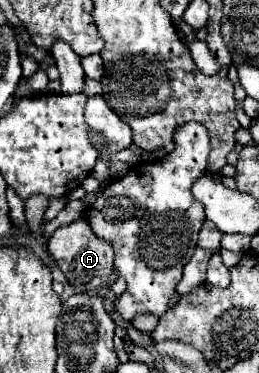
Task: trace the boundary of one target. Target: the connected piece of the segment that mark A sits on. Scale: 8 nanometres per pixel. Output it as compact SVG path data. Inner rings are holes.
M76 219L68 225L62 225L54 231L48 243L50 255L56 259L56 265L62 273L66 273L68 283L76 289L76 293L88 293L96 291L100 287L110 287L108 285L108 275L110 269L114 267L114 251L112 245L104 239L98 239L92 231L92 227L86 223L86 219Z

